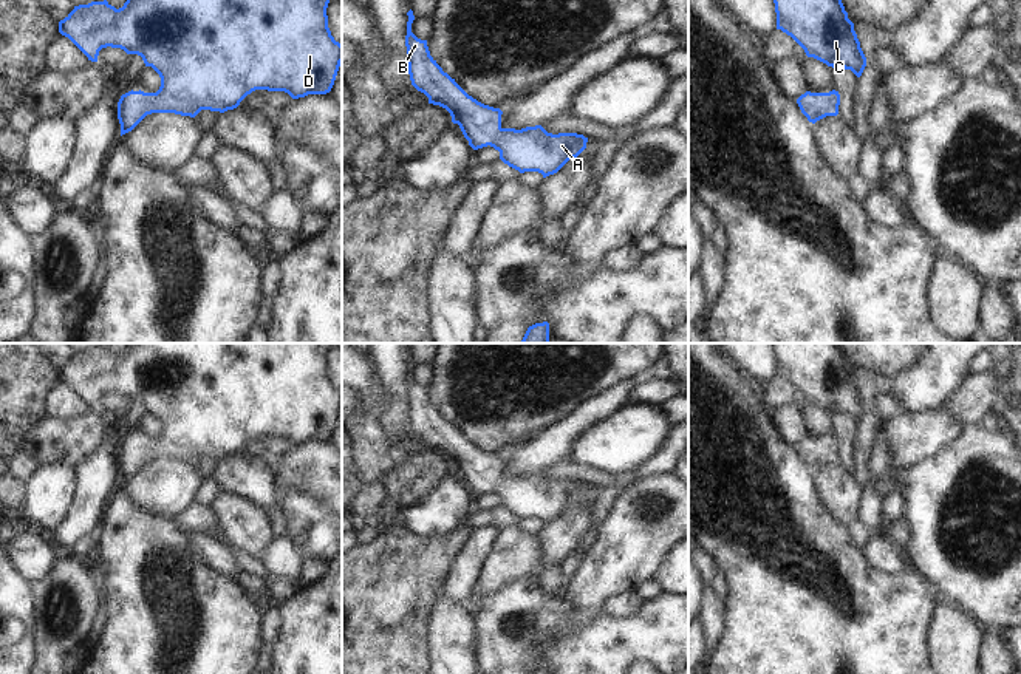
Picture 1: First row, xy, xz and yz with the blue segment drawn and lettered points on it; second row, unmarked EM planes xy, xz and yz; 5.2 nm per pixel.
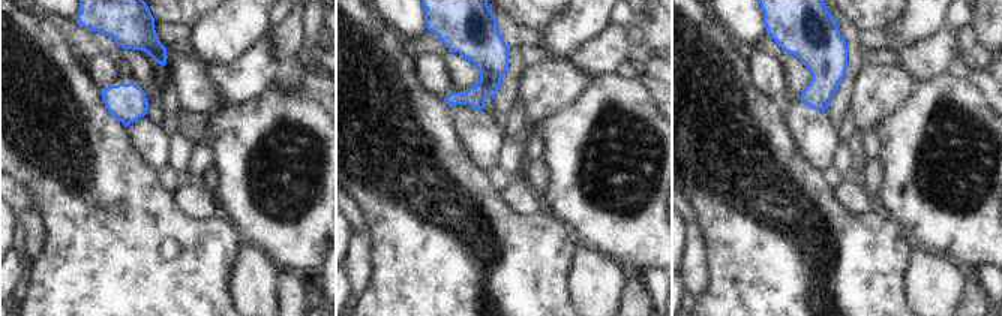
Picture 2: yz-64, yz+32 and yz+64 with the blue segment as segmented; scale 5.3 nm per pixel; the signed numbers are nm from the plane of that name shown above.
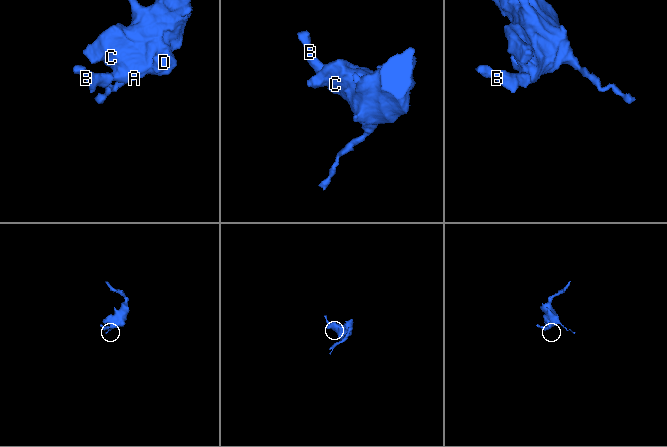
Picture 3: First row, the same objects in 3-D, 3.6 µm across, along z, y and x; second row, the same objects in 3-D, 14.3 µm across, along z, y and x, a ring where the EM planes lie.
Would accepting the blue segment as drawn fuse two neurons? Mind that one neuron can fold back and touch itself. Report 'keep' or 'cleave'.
keep

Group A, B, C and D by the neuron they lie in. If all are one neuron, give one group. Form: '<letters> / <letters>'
A B C D

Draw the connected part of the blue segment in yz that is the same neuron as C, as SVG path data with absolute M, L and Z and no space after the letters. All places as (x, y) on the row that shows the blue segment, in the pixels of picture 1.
M773 0L777 29L828 66L851 70L857 77L866 57L842 0Z

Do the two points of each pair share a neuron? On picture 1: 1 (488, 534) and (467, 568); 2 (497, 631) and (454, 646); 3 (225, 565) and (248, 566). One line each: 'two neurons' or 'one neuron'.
1: one neuron
2: two neurons
3: two neurons

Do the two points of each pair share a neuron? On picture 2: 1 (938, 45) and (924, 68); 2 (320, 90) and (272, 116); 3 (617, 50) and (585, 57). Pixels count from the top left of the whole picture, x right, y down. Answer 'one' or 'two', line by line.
1: one
2: two
3: one

